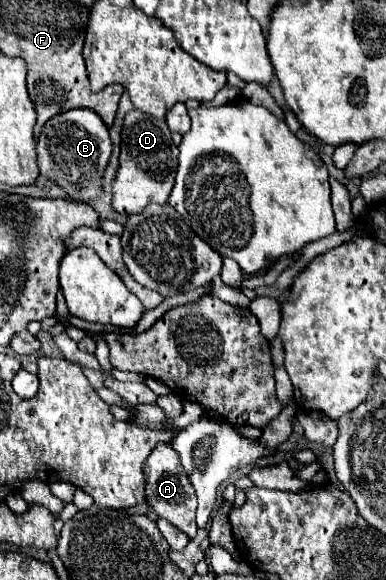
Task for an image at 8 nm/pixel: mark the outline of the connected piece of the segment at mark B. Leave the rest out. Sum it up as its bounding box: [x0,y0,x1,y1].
[37,110,113,202]

